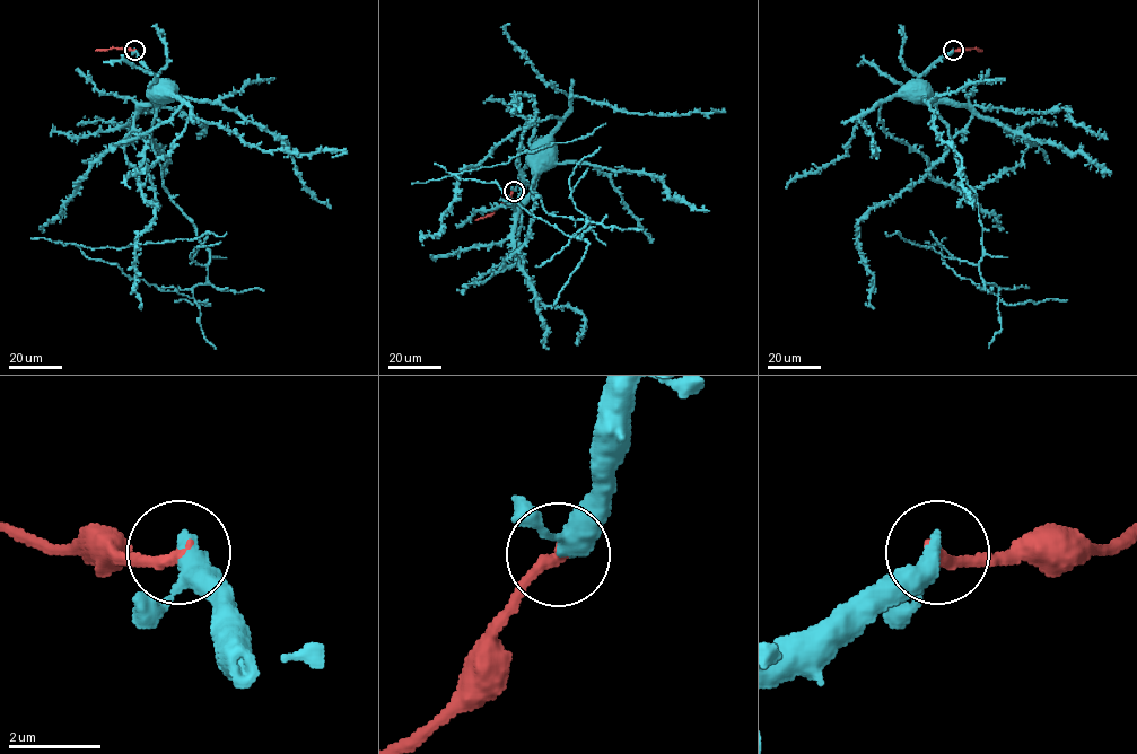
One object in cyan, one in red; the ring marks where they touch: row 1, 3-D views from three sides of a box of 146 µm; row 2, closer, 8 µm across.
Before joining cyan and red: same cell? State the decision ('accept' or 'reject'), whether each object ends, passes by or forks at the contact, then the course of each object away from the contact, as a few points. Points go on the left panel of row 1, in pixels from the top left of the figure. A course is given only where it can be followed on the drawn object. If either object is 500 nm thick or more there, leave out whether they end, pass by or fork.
reject; cyan passes by; red ends; course cyan (134, 50), (156, 76), (156, 96); course red (134, 50), (95, 51)

